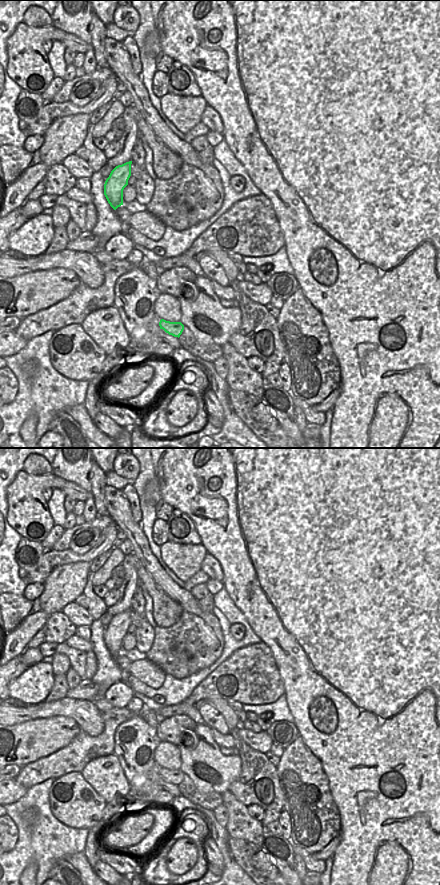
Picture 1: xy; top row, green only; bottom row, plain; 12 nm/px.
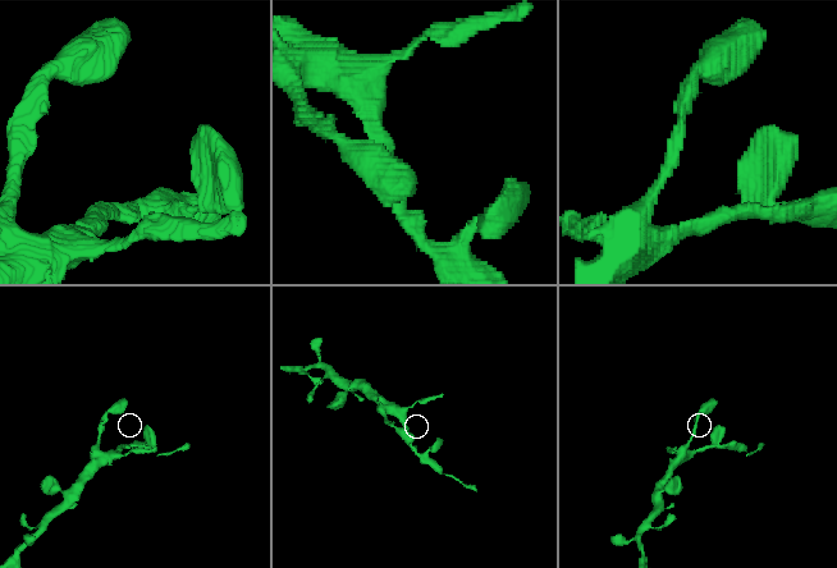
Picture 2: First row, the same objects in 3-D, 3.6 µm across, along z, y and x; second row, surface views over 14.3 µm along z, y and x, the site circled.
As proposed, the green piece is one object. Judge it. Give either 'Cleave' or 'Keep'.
Keep.

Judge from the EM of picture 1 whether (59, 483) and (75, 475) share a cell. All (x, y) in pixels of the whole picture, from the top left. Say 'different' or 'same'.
different

